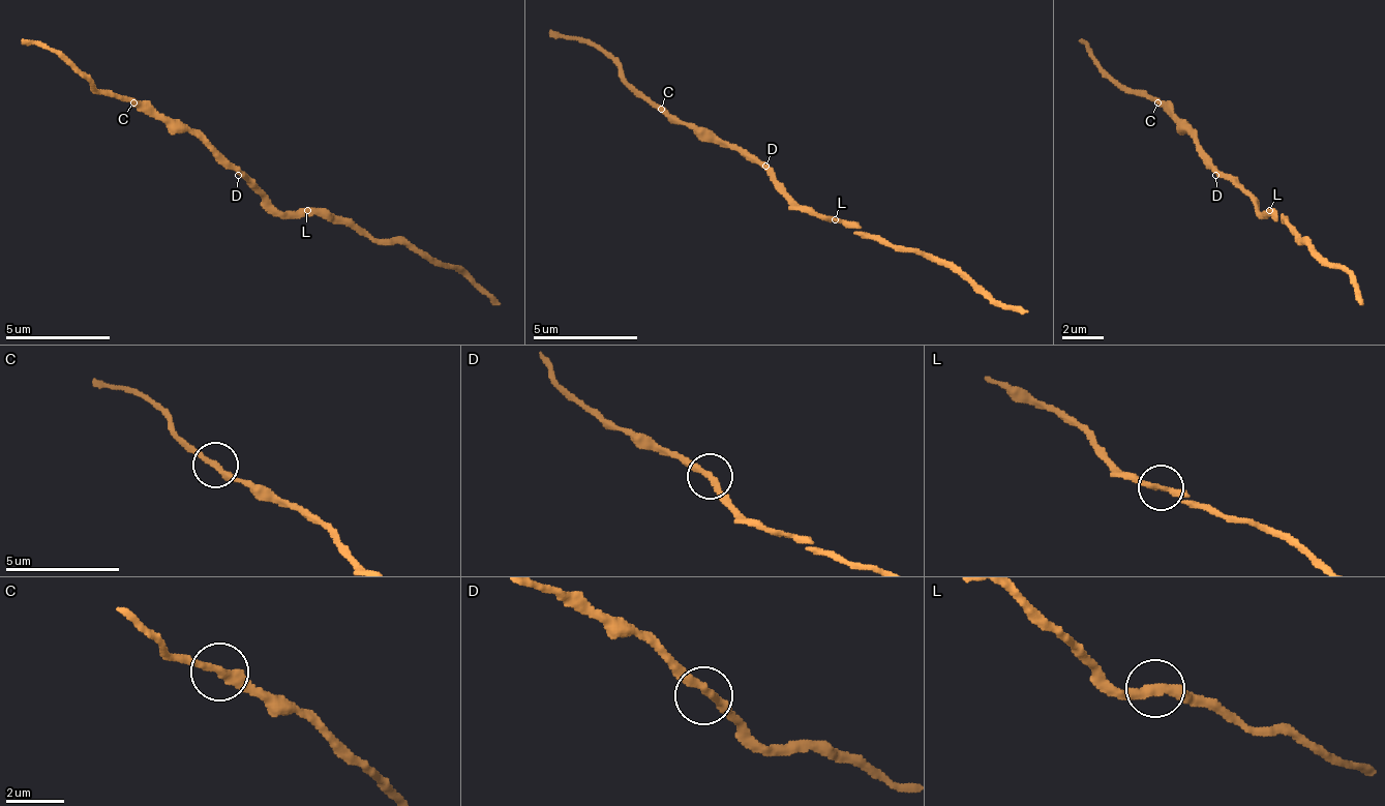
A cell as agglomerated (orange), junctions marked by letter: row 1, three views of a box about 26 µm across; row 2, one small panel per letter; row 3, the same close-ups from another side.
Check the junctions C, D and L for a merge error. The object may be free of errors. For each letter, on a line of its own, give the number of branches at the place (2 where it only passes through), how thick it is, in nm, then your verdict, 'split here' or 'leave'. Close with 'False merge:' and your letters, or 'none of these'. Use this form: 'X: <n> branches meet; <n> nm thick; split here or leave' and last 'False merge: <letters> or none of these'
C: 2 branches meet; 280 nm thick; leave
D: 2 branches meet; 280 nm thick; leave
L: 2 branches meet; 280 nm thick; leave
False merge: none of these

